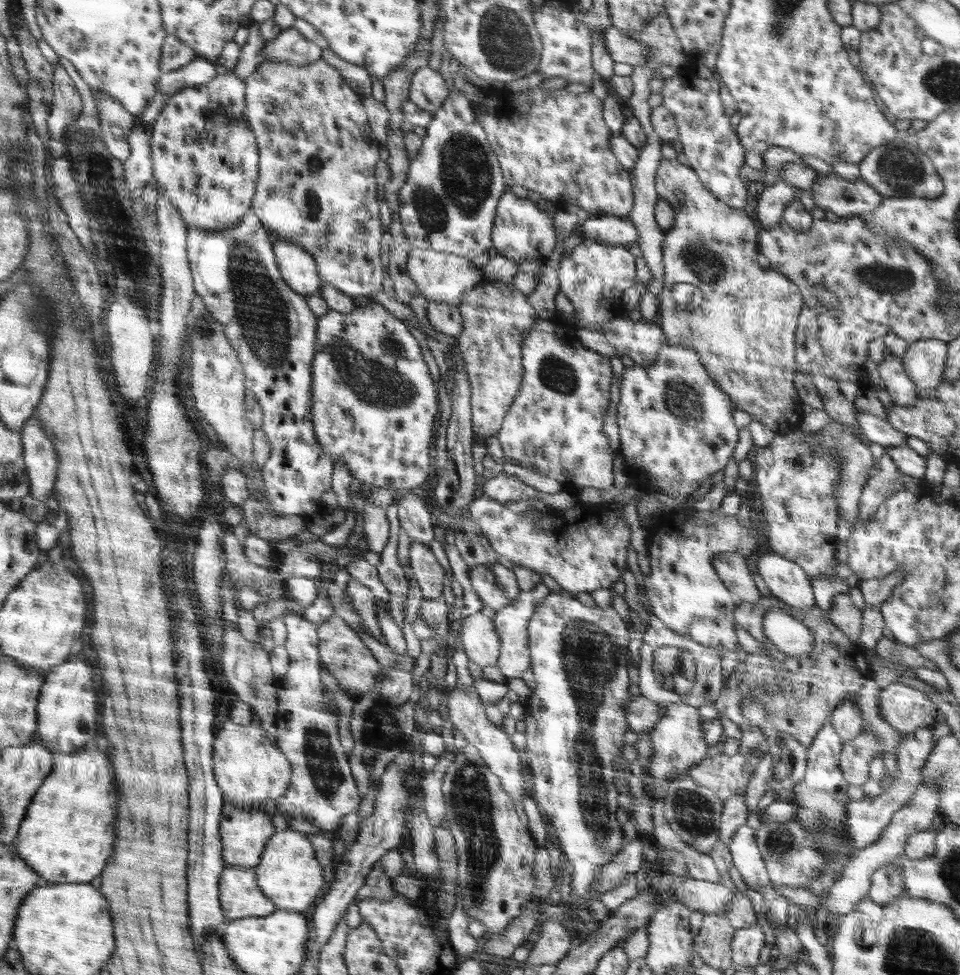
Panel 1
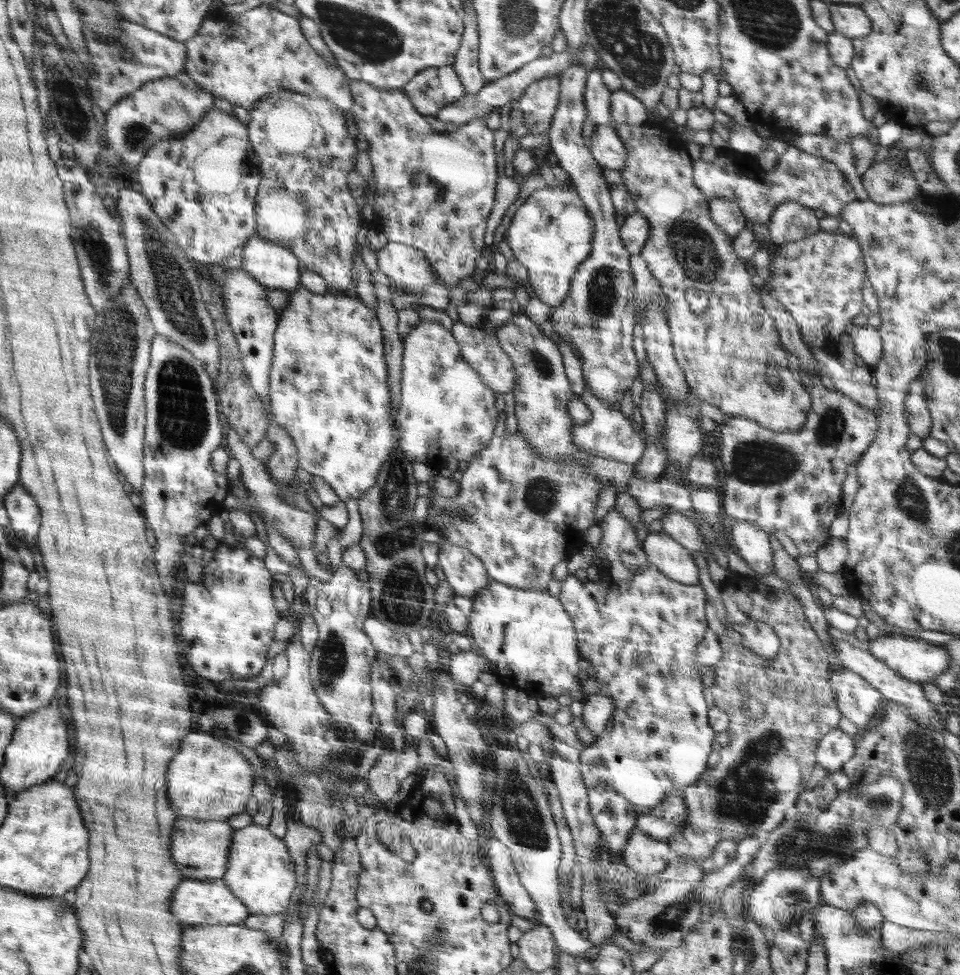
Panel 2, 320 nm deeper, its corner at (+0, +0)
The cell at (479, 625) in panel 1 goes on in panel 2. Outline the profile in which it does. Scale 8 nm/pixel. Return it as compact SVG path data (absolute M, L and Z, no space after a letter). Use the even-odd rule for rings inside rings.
M475 649L470 652L450 654L449 674L459 686L471 687L480 677L482 671L488 669L488 661Z

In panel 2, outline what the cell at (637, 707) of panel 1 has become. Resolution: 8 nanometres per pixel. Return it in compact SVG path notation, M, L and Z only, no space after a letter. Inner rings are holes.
M492 579L488 584L472 596L473 609L468 616L468 627L475 650L487 659L488 670L495 673L499 684L503 688L516 688L537 700L547 697L556 699L567 693L574 701L584 703L586 699L582 697L582 692L586 679L578 669L581 658L577 652L576 632L572 619L558 598L550 595L547 590L524 590Z

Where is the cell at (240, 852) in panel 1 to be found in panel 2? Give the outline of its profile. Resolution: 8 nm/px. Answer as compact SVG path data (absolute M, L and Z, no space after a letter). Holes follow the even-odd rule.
M182 816L174 826L172 855L185 879L220 879L228 872L229 854L232 852L236 829L225 820L202 820Z

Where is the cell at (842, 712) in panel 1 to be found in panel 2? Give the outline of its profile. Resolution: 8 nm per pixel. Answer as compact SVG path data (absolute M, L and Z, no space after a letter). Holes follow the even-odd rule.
M839 727L826 733L816 748L816 764L829 773L842 769L856 751L856 737L844 733Z

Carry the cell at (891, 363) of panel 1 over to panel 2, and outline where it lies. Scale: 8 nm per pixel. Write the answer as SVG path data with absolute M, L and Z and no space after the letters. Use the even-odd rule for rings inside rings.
M852 322L845 328L845 332L851 336L855 353L862 358L866 365L874 368L883 353L880 331L869 324L853 327Z

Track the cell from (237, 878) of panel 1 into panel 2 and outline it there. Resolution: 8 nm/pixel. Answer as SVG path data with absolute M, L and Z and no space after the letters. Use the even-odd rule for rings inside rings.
M185 879L182 880L178 890L174 892L174 915L180 922L186 922L191 926L201 925L233 925L242 923L249 914L249 909L241 902L233 893L230 887L220 879L198 880Z

